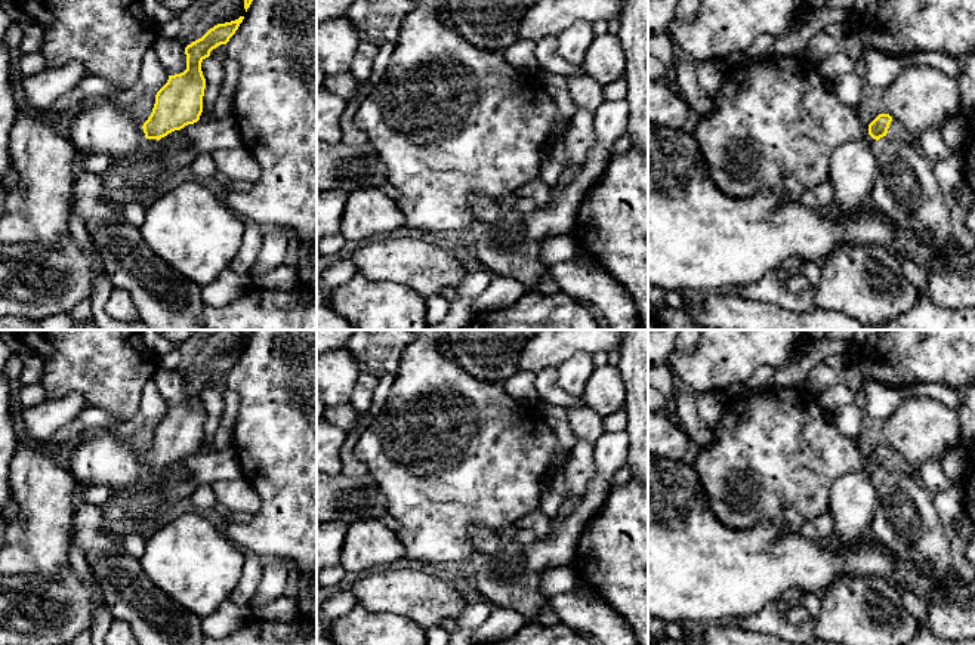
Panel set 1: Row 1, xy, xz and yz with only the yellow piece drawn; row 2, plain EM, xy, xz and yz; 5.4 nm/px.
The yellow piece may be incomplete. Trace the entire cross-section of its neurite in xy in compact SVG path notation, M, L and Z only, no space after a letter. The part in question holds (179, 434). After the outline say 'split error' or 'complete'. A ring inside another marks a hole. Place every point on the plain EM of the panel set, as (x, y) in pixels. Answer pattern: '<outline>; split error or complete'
M240 348L235 352L217 355L201 370L185 379L186 401L181 405L169 407L167 414L155 426L151 447L142 457L146 470L127 504L127 527L152 510L155 500L154 484L158 472L200 451L206 420L201 394L210 388L213 380L229 373L243 351L244 348Z; split error

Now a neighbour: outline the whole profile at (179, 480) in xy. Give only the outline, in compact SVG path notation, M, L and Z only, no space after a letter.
M232 450L198 451L181 462L175 462L158 472L154 484L155 500L152 510L127 527L127 530L148 538L161 527L161 518L169 506L191 497L201 485L212 485L217 481L234 481L243 476L241 465Z

